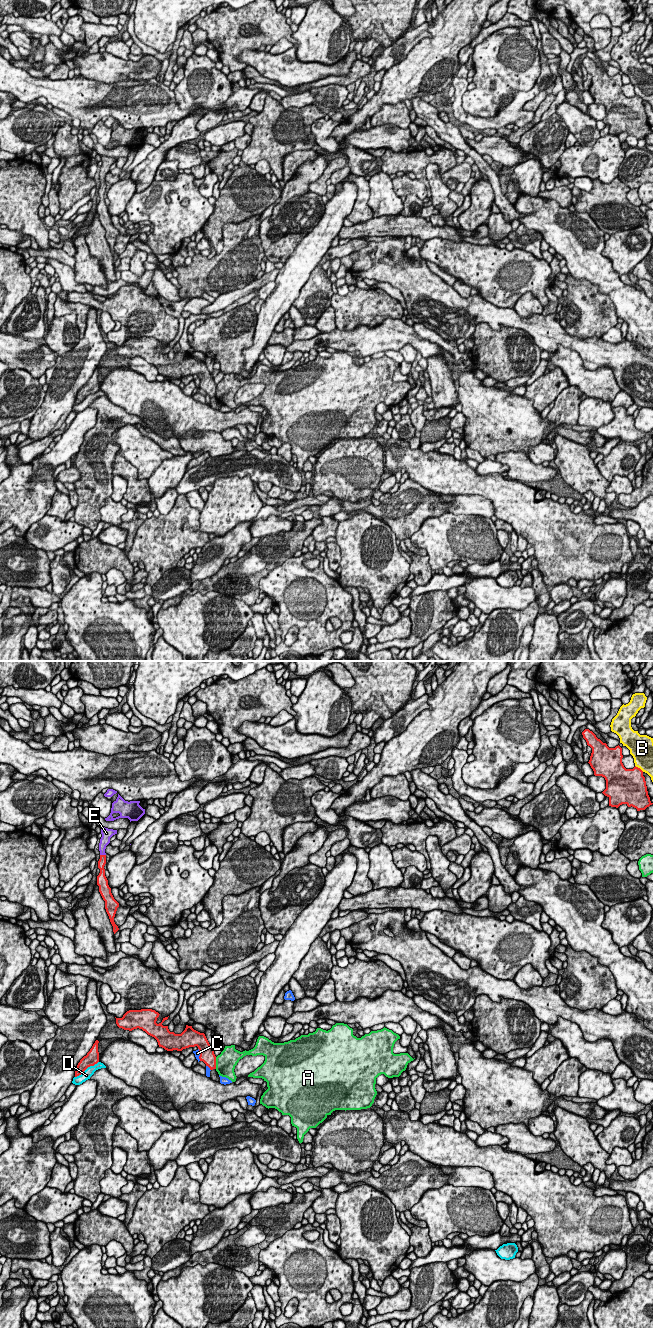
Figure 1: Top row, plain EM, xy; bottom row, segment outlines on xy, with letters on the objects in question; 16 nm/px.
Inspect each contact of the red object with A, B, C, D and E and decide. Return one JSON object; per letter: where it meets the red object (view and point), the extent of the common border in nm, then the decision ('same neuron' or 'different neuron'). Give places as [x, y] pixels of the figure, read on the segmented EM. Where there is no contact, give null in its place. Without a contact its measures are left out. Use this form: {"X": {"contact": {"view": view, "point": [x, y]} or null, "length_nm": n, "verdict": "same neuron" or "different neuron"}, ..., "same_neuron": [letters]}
{"A": {"contact": {"view": "xy", "point": [215, 1063]}, "length_nm": 190, "verdict": "different neuron"}, "B": {"contact": {"view": "xy", "point": [639, 768]}, "length_nm": 180, "verdict": "different neuron"}, "C": {"contact": {"view": "xy", "point": [200, 1054]}, "length_nm": 220, "verdict": "different neuron"}, "D": {"contact": {"view": "xy", "point": [86, 1068]}, "length_nm": 460, "verdict": "different neuron"}, "E": {"contact": {"view": "xy", "point": [103, 855]}, "length_nm": 100, "verdict": "same neuron"}, "same_neuron": ["E"]}

